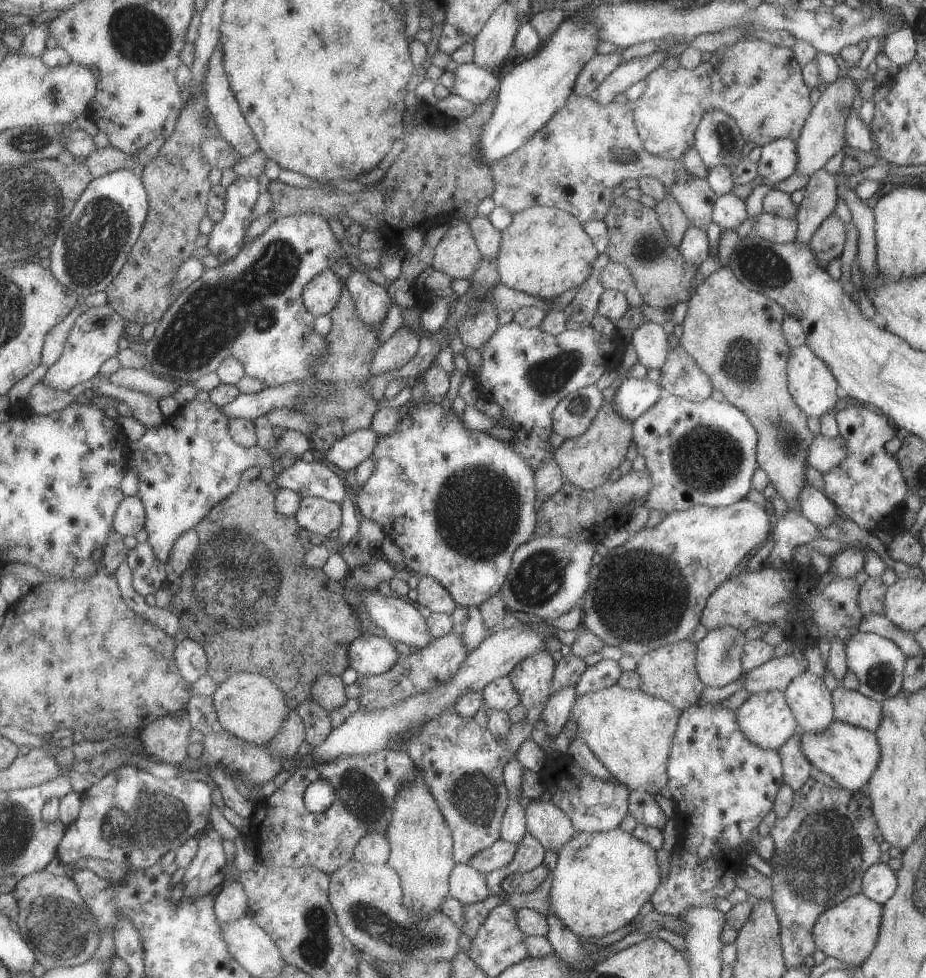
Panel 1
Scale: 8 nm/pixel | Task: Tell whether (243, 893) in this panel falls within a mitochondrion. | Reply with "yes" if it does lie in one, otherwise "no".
no

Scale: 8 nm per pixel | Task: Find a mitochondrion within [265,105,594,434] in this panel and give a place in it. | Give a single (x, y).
(547, 376)

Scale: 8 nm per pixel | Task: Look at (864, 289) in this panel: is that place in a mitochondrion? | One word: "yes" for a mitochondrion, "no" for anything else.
no

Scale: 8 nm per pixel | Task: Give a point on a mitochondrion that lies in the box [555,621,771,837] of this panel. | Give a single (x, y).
(725, 658)

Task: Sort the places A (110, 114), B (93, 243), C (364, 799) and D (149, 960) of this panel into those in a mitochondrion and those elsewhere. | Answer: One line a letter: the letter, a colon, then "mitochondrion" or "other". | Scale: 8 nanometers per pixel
A: other
B: mitochondrion
C: mitochondrion
D: other

